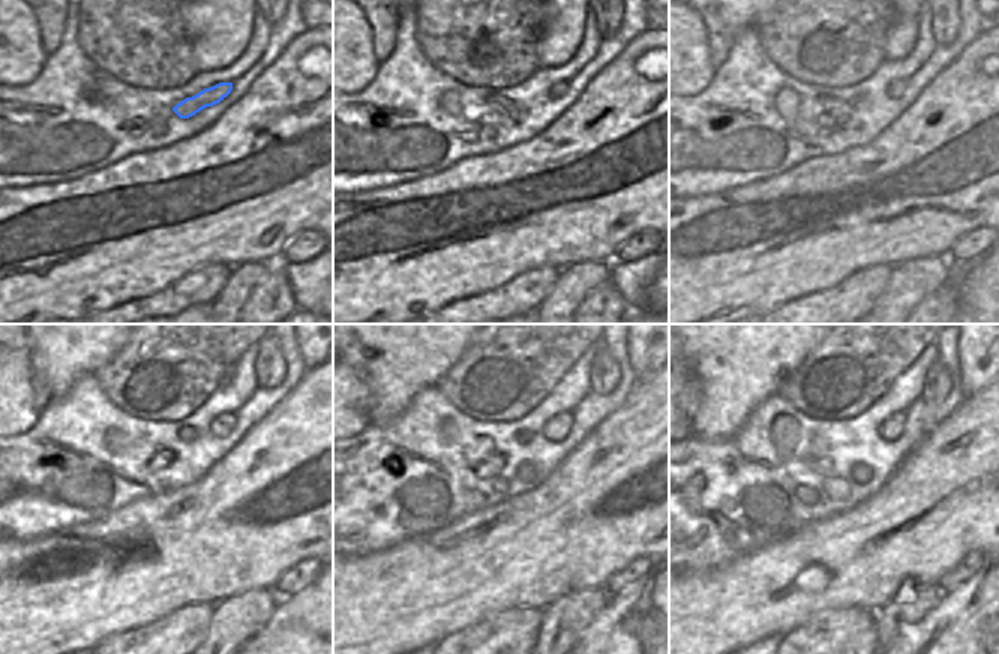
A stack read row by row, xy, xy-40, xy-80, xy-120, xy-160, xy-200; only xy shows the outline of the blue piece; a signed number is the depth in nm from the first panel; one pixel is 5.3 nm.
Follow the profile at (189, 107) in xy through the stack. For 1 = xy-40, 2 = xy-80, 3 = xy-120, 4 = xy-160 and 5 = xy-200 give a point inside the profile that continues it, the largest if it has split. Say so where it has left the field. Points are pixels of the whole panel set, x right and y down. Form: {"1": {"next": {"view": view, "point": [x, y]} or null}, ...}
{"1": {"next": {"view": "xy-40", "point": [558, 89]}}, "2": {"next": {"view": "xy-80", "point": [896, 89]}}, "3": {"next": {"view": "xy-120", "point": [225, 422]}}, "4": {"next": {"view": "xy-160", "point": [558, 428]}}, "5": {"next": {"view": "xy-200", "point": [891, 429]}}}

